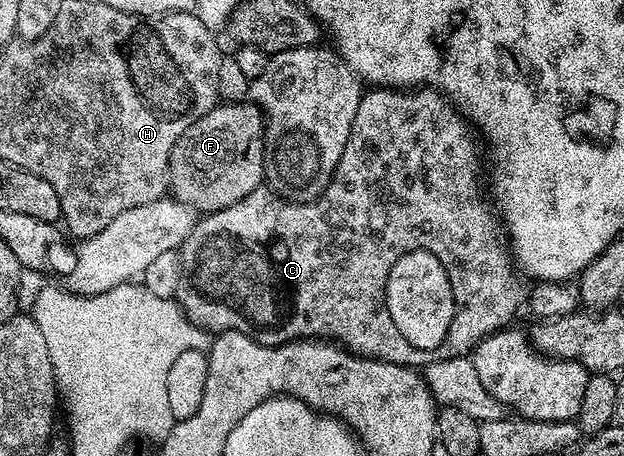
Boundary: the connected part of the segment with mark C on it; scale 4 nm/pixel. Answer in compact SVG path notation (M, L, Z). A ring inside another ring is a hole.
M373 87L373 88L370 88L370 89L369 89L369 90L368 90L368 91L365 91L365 92L362 92L362 94L361 94L361 102L360 102L360 103L359 103L359 111L355 111L355 119L354 119L354 120L353 120L353 122L352 122L352 123L351 123L351 135L347 135L347 147L343 147L343 155L342 155L342 156L341 156L341 158L340 158L340 159L339 159L339 163L338 163L338 164L337 164L337 171L336 171L336 173L334 173L334 174L333 174L333 176L332 176L332 177L330 177L330 178L329 178L329 180L328 180L328 182L327 182L327 184L326 184L326 185L325 185L325 186L324 186L324 188L322 188L322 189L321 189L321 190L320 190L320 193L319 193L319 196L318 196L318 197L317 197L317 198L316 198L316 199L297 199L297 200L293 200L293 199L286 199L286 198L284 198L284 197L282 197L282 196L280 196L280 195L278 195L278 194L276 194L276 193L274 193L274 192L273 192L273 190L272 190L272 189L270 189L270 188L268 188L268 187L262 187L262 188L260 188L260 189L256 189L256 190L255 190L255 191L251 191L251 195L247 195L247 199L239 199L239 203L231 203L231 207L227 207L227 208L226 208L226 209L224 209L224 210L223 210L223 211L215 211L215 212L214 212L214 213L206 213L206 214L204 214L204 215L201 215L201 216L198 216L198 217L197 217L197 218L196 218L196 220L194 220L194 222L193 222L193 226L192 226L192 227L191 227L191 231L190 231L190 232L189 232L189 234L187 234L187 236L185 236L185 242L184 242L184 244L183 244L183 272L182 272L182 274L181 274L181 283L180 283L180 285L178 285L178 287L177 287L177 292L176 292L176 294L175 294L175 300L176 300L176 302L177 302L177 304L178 304L178 305L180 305L180 306L181 306L181 310L183 310L183 311L184 311L184 313L185 313L185 317L186 317L186 319L188 319L188 321L190 321L190 322L191 322L191 323L195 323L195 324L196 324L196 325L197 325L197 326L198 326L198 327L199 327L199 328L201 328L201 329L204 329L204 330L205 330L205 332L206 332L206 333L208 333L208 334L210 334L210 335L216 335L216 334L218 334L218 333L225 333L225 332L227 332L227 331L235 331L235 332L236 332L236 333L242 333L242 334L243 334L243 335L247 335L247 336L248 336L248 337L249 337L249 338L250 338L250 339L251 339L251 340L252 340L252 341L258 341L258 343L259 343L259 344L261 344L261 345L285 345L285 344L286 344L286 343L287 343L287 342L289 342L289 341L303 341L303 340L306 340L306 339L324 339L324 340L326 340L326 341L328 341L328 342L330 342L330 343L336 343L336 344L338 344L338 345L340 345L340 346L342 346L342 347L344 347L344 348L346 348L346 349L348 349L348 350L349 350L349 352L350 352L350 353L356 353L356 354L357 354L357 356L358 356L358 357L372 357L372 358L373 358L373 360L374 360L374 361L390 361L390 362L391 362L391 363L395 363L395 364L396 364L396 365L407 365L407 366L410 366L410 367L424 367L424 366L426 366L426 365L429 365L429 364L430 364L430 363L431 363L431 362L432 362L432 361L442 361L442 360L443 360L443 359L447 359L447 358L448 358L448 357L463 357L463 356L466 356L466 354L468 354L468 353L469 353L469 352L470 352L470 350L472 350L472 348L473 348L473 346L474 346L474 345L477 345L477 344L478 344L478 342L480 342L480 341L481 341L481 339L482 339L482 338L483 338L483 337L488 337L488 336L489 336L489 334L491 334L491 333L495 333L495 332L497 332L497 330L498 330L498 329L503 329L503 328L506 328L506 326L508 326L508 325L509 325L509 324L510 324L510 322L512 322L512 321L509 321L509 320L511 320L511 319L512 319L512 317L513 317L513 316L515 316L515 315L516 315L516 313L517 313L517 312L519 312L519 311L520 311L520 309L523 309L523 302L524 302L524 301L525 301L525 300L526 300L526 297L527 297L527 289L526 289L526 286L524 286L524 287L523 287L523 286L521 286L521 281L522 281L522 282L523 282L523 277L522 277L522 274L521 274L521 273L520 273L520 272L518 272L518 270L517 270L517 269L516 269L516 268L515 268L515 262L514 262L514 260L513 260L513 258L512 258L512 256L511 256L511 253L510 253L510 250L509 250L509 249L508 249L508 248L507 248L507 241L506 241L506 238L505 238L505 237L504 237L504 236L503 236L503 229L502 229L502 226L501 226L501 225L500 225L500 224L499 224L499 217L498 217L498 214L497 214L497 213L496 213L496 212L494 212L494 210L493 210L493 209L492 209L492 208L491 208L491 205L490 205L490 202L489 202L489 201L488 201L488 200L487 200L487 197L486 197L486 201L487 201L487 202L485 202L485 197L484 197L484 195L483 195L483 194L481 194L481 185L482 185L482 189L483 189L483 181L482 181L482 177L481 177L481 157L480 157L480 155L479 155L479 154L477 154L477 141L476 141L476 140L477 140L477 141L478 141L478 138L477 138L477 137L476 137L476 136L475 136L475 133L474 133L474 130L473 130L473 129L472 129L472 128L471 128L471 126L470 126L470 124L469 124L469 122L468 122L468 121L466 121L466 120L465 120L465 118L464 118L464 117L462 117L462 116L461 116L461 114L460 114L460 113L458 113L458 112L457 112L457 106L456 106L456 105L454 105L454 104L453 104L453 102L452 102L452 101L450 101L450 100L449 100L449 98L448 98L448 97L446 97L446 96L444 96L444 95L442 95L442 94L440 94L440 93L438 93L438 92L437 92L437 90L435 90L435 89L431 89L431 88L428 88L428 87L414 87L414 88L411 88L411 89L390 89L390 88L388 88L388 87ZM408 253L417 253L417 337L408 337L408 335L407 335L407 334L405 334L405 333L404 333L404 331L403 331L403 330L401 330L401 325L400 325L400 323L399 323L399 322L397 322L397 321L396 321L396 319L395 319L395 318L393 318L393 313L392 313L392 312L393 312L393 311L394 311L394 309L395 309L395 307L394 307L394 305L393 305L393 304L392 304L392 303L391 303L391 302L389 302L389 297L388 297L388 295L387 295L387 294L385 294L385 284L387 284L387 283L388 283L388 281L389 281L389 276L391 276L391 275L392 275L392 273L393 273L393 268L395 268L395 267L396 267L396 265L397 265L397 264L399 264L399 263L400 263L400 261L401 261L401 257L405 257L405 256L407 256L407 255L408 255Z

